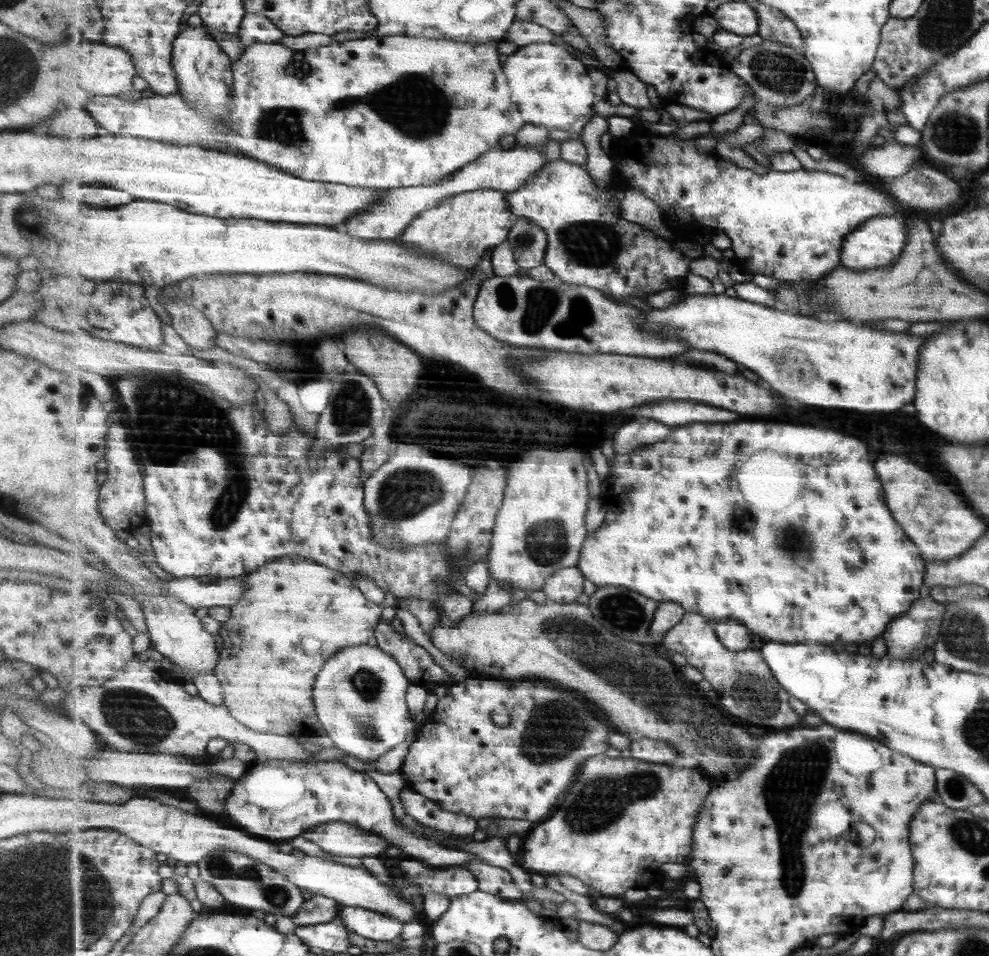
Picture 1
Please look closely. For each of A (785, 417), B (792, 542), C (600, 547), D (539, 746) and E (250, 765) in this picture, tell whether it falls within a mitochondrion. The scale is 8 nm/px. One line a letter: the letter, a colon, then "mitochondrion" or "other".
A: other
B: mitochondrion
C: other
D: mitochondrion
E: other

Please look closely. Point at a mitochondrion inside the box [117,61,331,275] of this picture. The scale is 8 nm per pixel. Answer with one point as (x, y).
(284, 123)

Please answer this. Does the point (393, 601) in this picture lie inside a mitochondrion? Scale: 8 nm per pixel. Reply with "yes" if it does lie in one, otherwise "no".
no

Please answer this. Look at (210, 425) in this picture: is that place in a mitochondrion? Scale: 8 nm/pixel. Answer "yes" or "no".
yes

